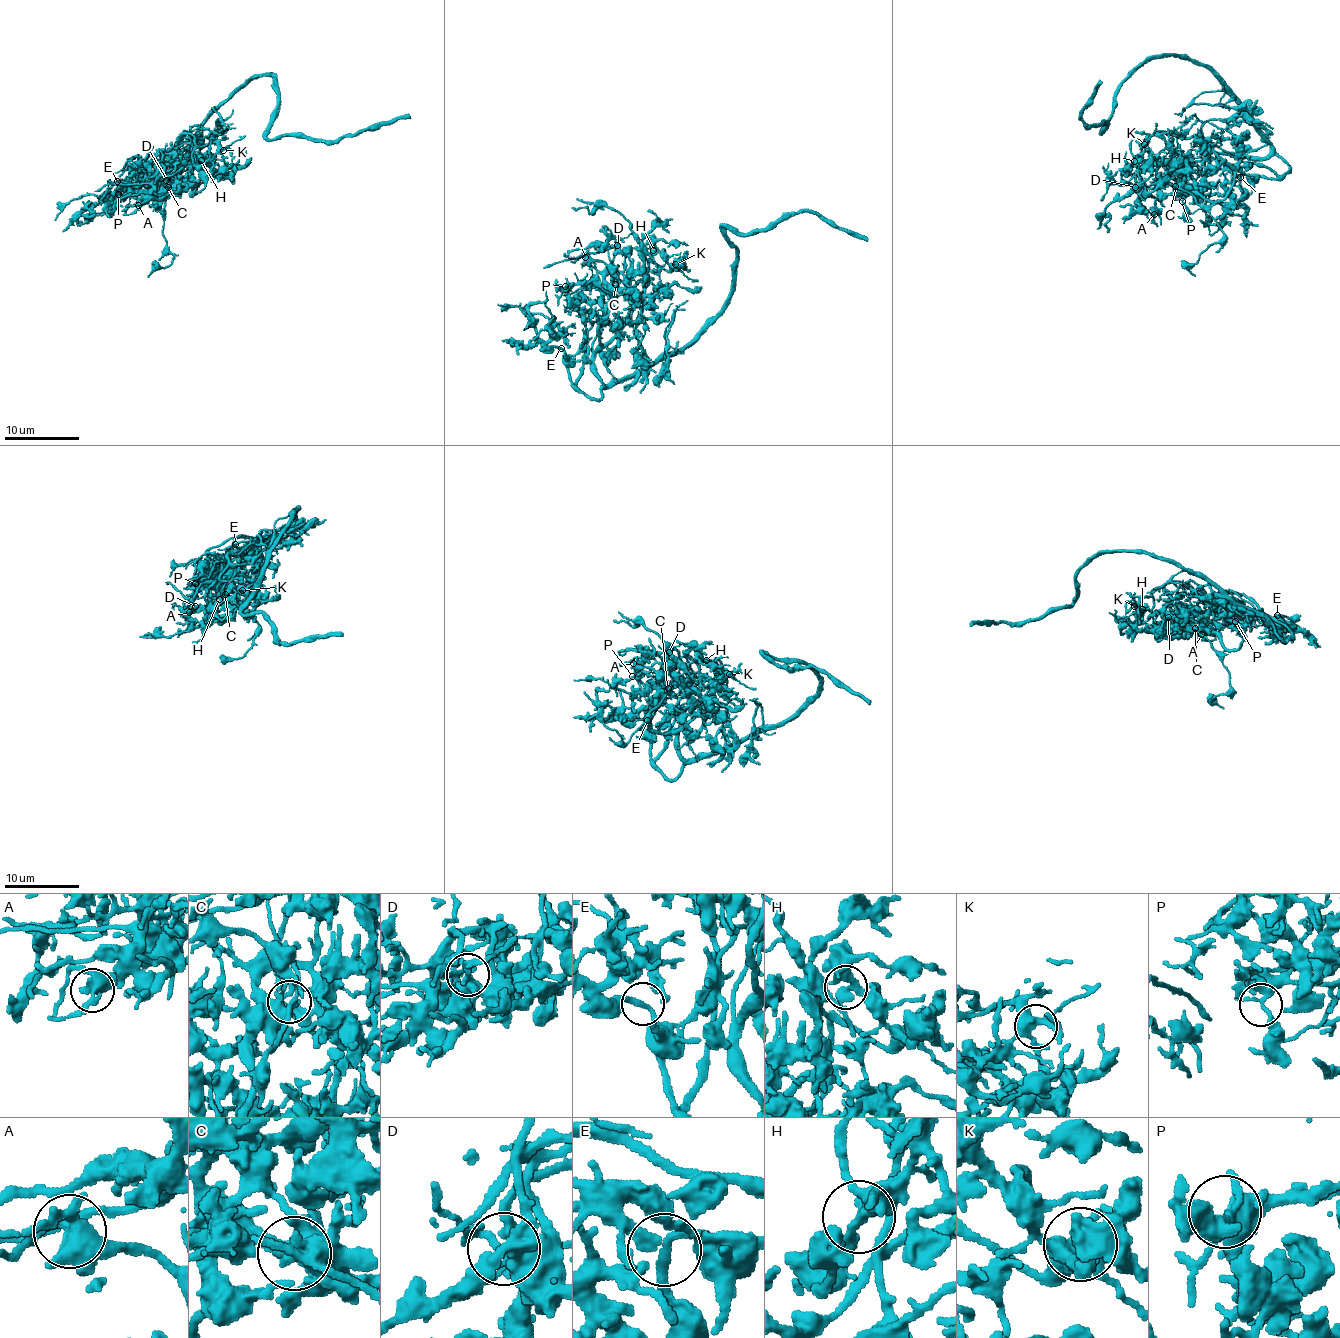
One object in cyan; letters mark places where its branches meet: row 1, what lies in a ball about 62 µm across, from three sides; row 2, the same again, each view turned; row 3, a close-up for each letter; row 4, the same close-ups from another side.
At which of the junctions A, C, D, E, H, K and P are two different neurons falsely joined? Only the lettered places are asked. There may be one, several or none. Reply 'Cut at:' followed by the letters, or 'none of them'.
Cut at: none of them

